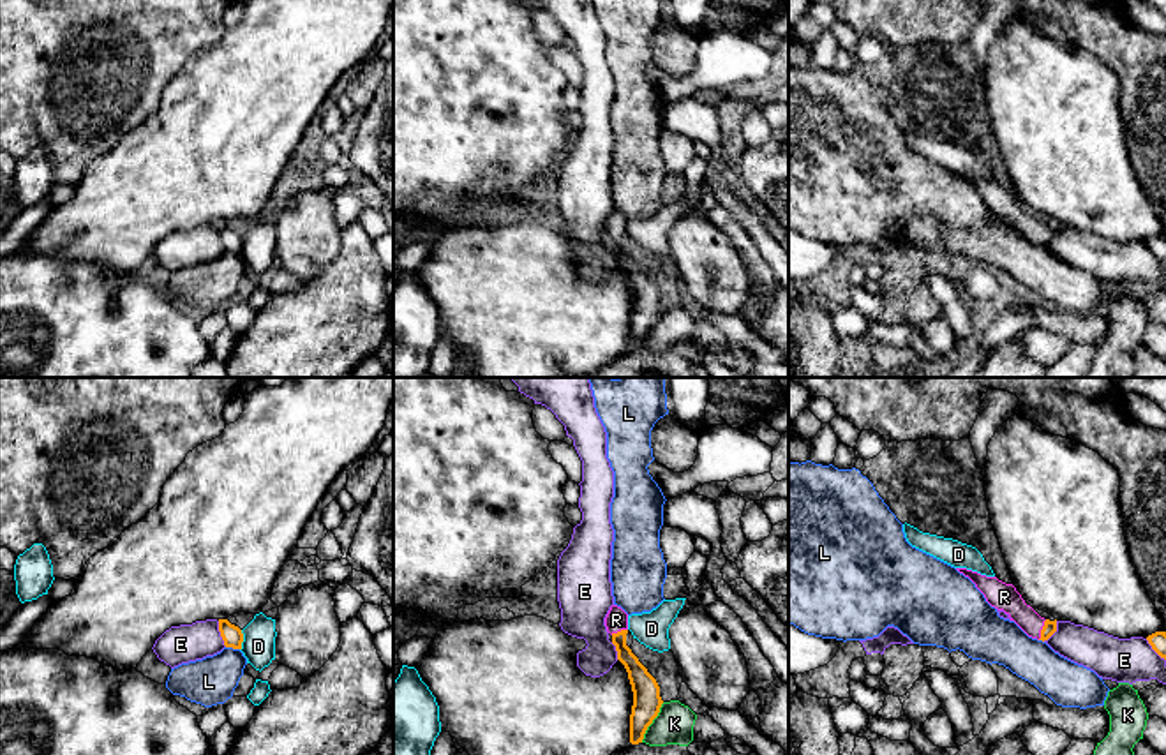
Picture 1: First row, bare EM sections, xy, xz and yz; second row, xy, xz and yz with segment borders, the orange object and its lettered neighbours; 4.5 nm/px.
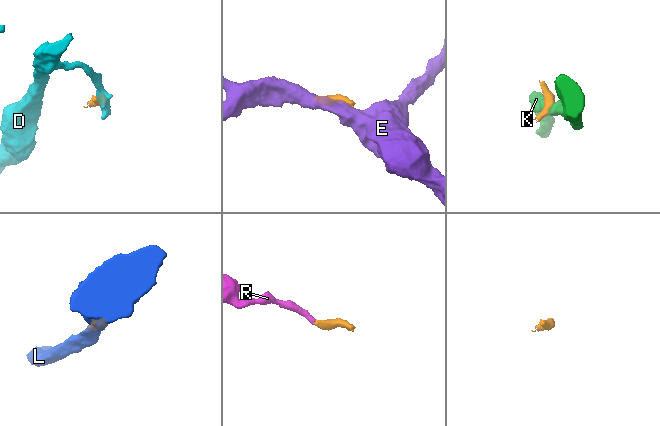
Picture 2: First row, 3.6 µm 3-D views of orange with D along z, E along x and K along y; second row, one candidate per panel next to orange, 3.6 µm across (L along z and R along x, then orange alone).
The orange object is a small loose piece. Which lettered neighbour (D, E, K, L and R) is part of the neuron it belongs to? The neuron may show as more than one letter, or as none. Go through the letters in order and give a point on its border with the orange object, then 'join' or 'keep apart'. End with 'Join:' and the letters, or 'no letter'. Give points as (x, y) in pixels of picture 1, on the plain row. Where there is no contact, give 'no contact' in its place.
D: xy (242, 246) | keep apart
E: xy (221, 239) | keep apart
K: xz (651, 327) | keep apart
L: xy (233, 253) | keep apart
R: yz (1041, 235) | join
Join: R

